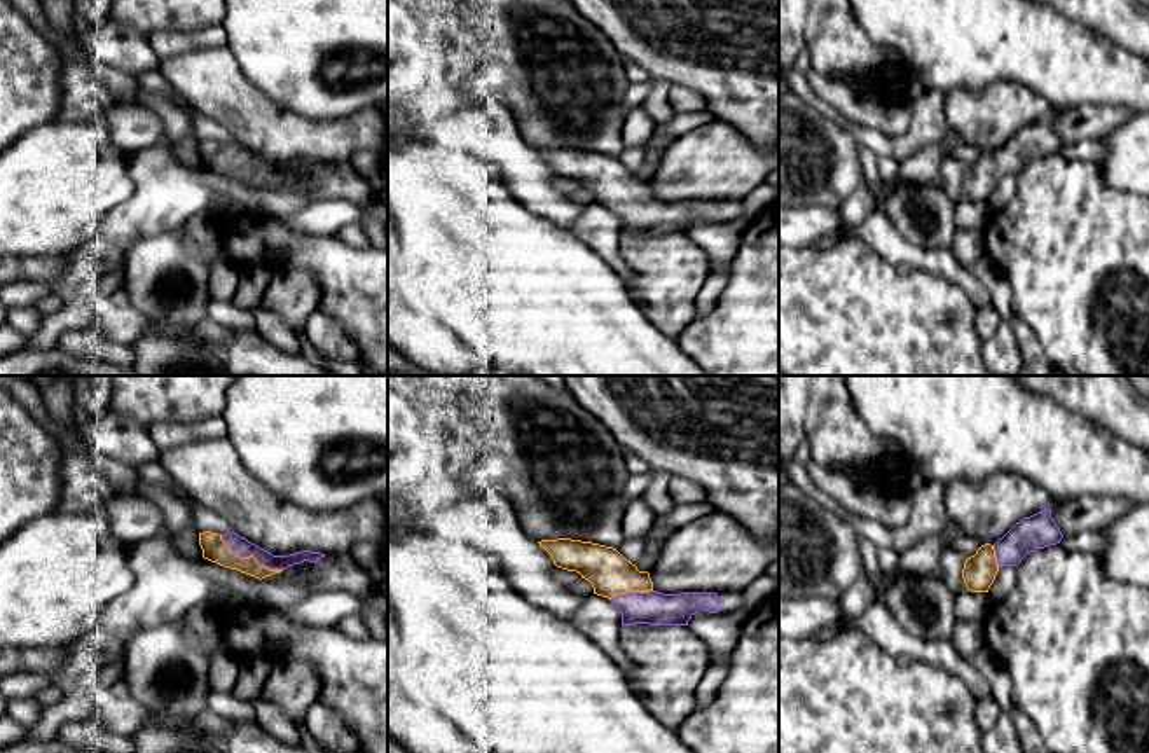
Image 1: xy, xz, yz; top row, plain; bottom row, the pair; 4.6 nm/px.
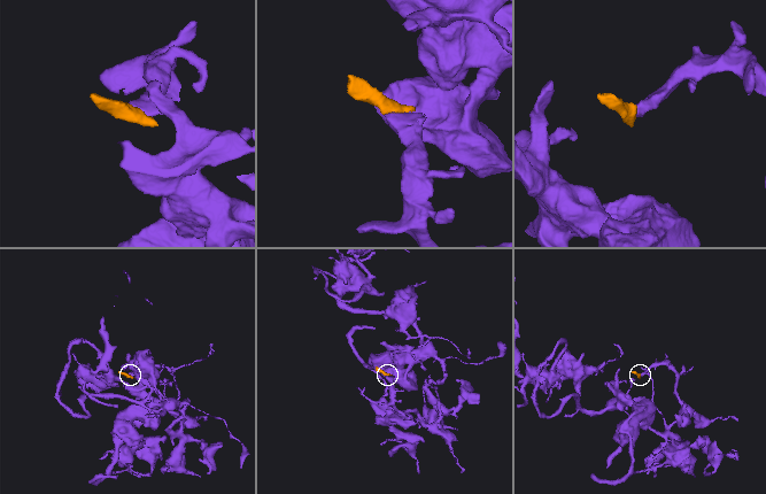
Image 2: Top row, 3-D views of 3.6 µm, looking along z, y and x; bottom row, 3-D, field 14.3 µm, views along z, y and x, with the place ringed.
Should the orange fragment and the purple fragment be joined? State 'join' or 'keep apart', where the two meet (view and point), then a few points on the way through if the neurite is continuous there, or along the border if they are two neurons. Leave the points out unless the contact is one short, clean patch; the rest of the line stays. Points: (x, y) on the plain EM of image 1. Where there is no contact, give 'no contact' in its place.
join; contact xy (250, 165); way xy (213, 156), (250, 165), (240, 154)

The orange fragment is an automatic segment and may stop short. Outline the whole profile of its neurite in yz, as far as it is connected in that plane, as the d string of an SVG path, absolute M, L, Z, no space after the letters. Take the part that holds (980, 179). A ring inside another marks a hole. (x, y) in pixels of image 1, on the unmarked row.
M1049 117L1023 126L994 154L985 152L966 168L962 187L967 199L988 201L1002 175L1018 175L1027 162L1056 154L1062 147Z

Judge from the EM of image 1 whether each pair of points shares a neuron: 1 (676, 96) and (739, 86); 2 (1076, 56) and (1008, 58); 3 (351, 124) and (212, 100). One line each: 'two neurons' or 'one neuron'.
1: two neurons
2: one neuron
3: one neuron

